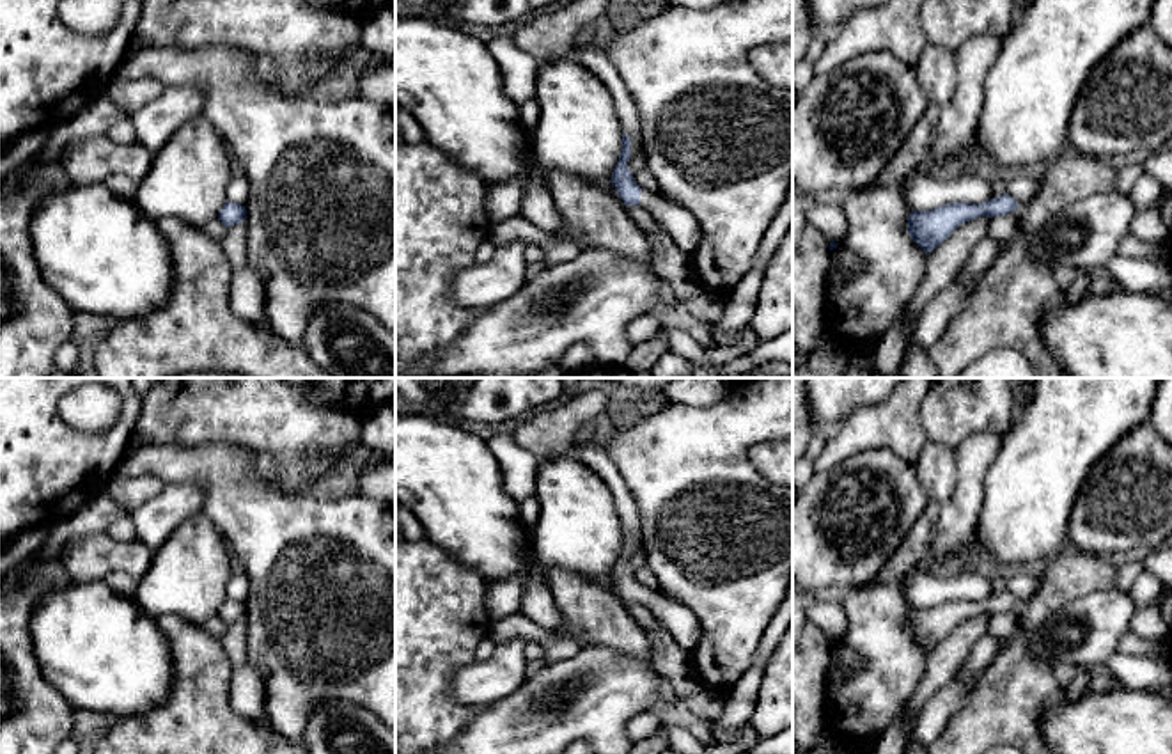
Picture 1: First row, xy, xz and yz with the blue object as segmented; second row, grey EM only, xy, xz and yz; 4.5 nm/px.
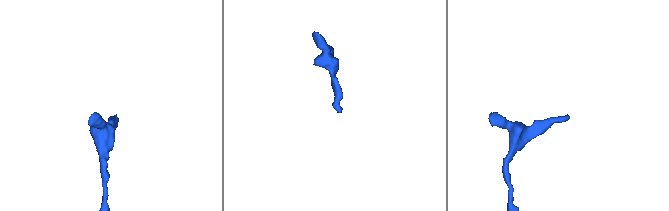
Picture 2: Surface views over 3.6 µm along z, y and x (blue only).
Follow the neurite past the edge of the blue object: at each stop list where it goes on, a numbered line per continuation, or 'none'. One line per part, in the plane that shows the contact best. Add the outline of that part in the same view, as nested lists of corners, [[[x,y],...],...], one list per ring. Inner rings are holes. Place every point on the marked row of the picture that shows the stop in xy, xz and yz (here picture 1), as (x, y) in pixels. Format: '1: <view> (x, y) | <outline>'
1: xz (679, 224) | [[[642,190],[640,208],[649,211],[670,236],[672,243],[686,254],[691,254],[700,240],[700,227],[695,216],[683,209],[674,208],[663,195],[658,192]]]

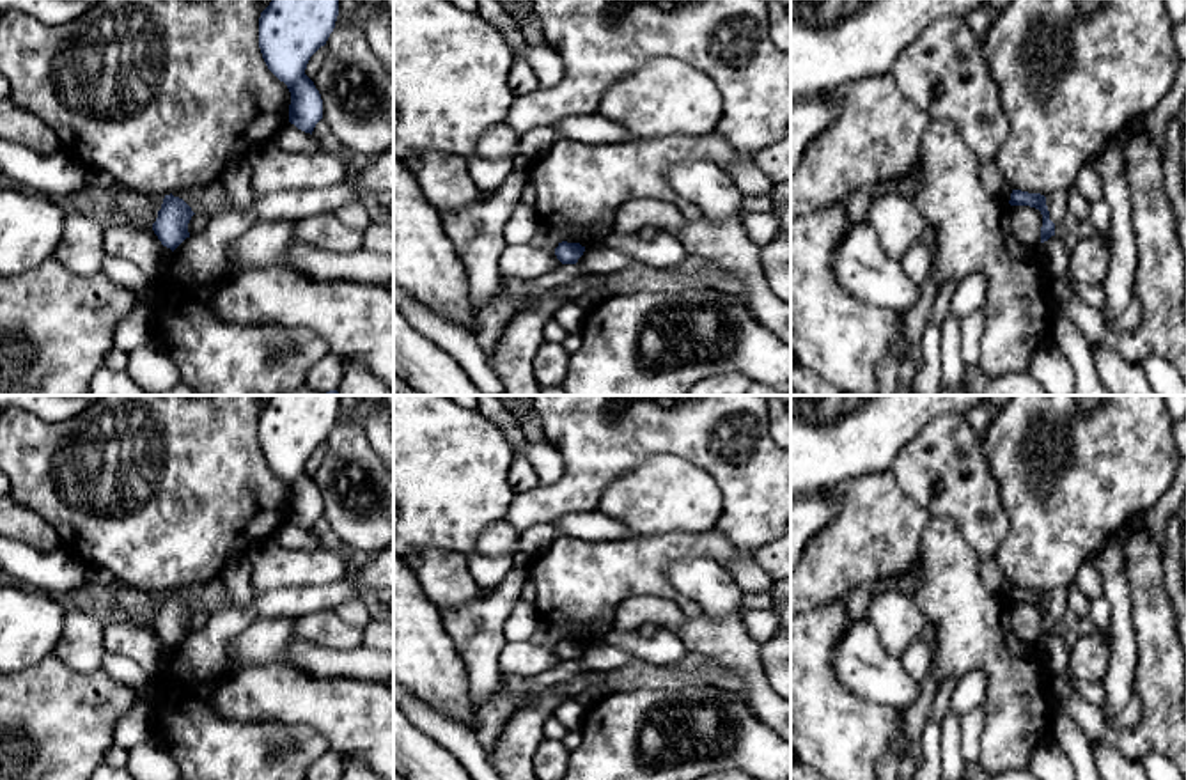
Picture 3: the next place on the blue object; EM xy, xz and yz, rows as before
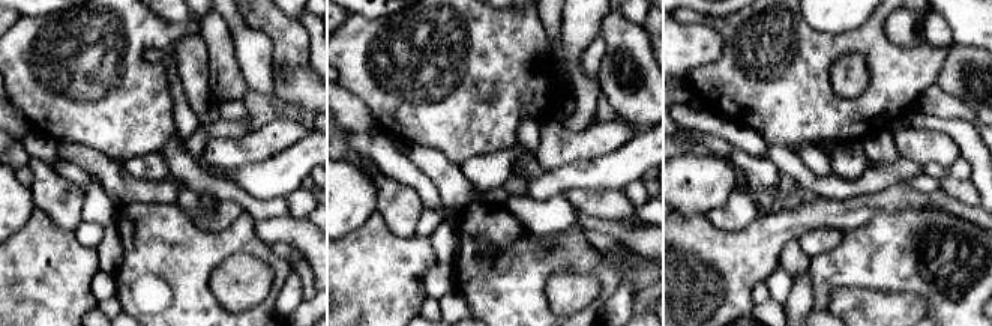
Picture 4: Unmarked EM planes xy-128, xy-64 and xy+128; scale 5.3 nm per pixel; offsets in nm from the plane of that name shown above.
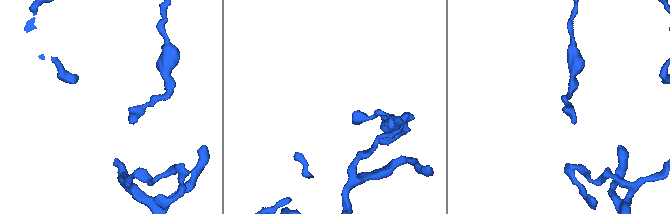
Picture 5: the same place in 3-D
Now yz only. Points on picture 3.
none

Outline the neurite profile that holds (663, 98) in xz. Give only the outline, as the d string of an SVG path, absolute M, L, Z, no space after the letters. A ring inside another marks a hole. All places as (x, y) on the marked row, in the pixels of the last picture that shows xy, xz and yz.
M654 58L613 82L603 94L597 113L628 128L636 138L654 140L713 133L722 108L722 94L707 74L675 58Z

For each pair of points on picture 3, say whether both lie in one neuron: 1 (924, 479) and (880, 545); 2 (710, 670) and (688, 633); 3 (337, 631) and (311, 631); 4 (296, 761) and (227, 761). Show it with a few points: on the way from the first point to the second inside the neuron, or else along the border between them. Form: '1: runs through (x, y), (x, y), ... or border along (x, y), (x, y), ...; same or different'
1: border along (890, 468), (896, 483), (931, 514); different
2: border along (688, 651), (706, 655), (738, 674); different
3: runs through (330, 631), (318, 631); same
4: runs through (279, 761), (245, 761); same

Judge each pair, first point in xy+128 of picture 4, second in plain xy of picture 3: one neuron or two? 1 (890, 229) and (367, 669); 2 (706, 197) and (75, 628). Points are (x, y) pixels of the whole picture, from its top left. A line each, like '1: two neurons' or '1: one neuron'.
1: two neurons
2: two neurons

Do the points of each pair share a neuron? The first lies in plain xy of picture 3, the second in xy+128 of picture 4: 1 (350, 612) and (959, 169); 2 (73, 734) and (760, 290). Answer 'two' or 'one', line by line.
1: one
2: two

